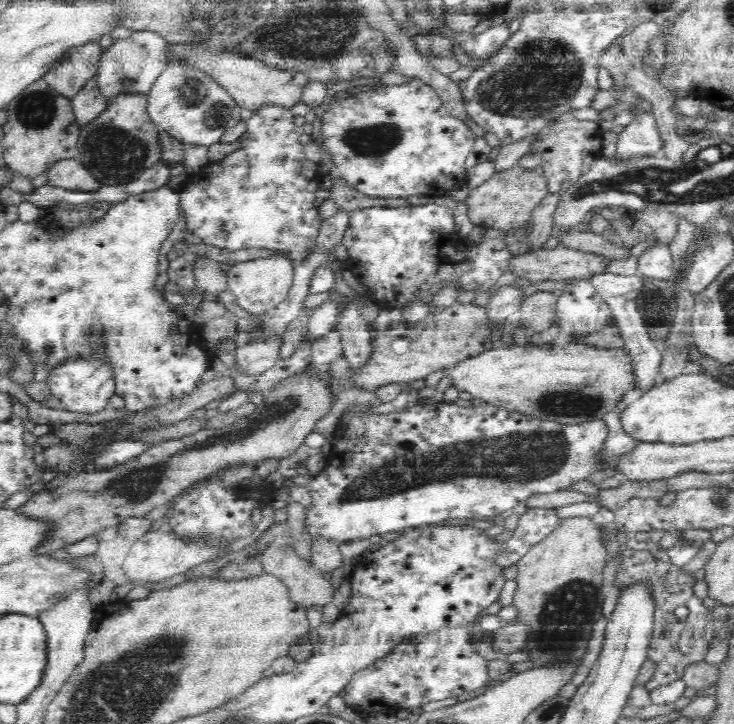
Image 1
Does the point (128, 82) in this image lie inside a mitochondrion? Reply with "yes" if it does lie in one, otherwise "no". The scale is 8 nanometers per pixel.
yes

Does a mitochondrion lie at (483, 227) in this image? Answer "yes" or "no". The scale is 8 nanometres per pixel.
no

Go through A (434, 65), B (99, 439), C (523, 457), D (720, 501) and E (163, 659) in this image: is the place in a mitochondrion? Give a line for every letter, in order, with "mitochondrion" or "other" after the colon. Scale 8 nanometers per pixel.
A: other
B: mitochondrion
C: mitochondrion
D: mitochondrion
E: mitochondrion

